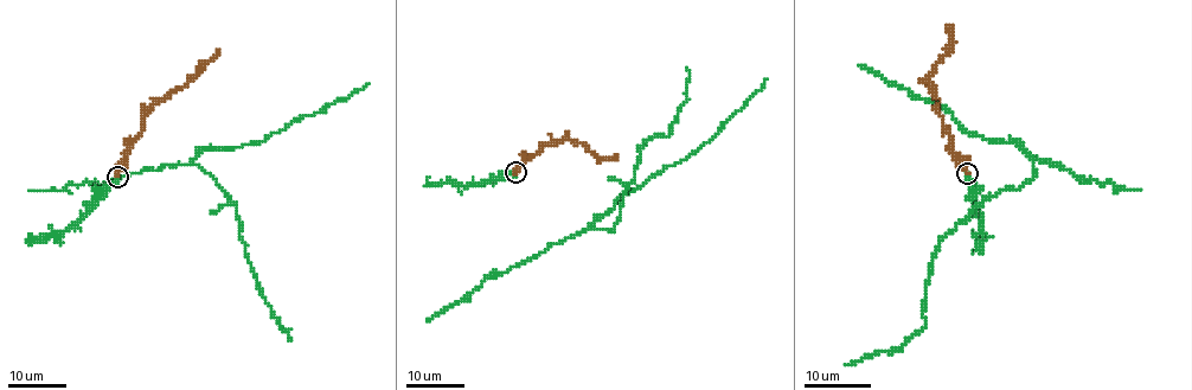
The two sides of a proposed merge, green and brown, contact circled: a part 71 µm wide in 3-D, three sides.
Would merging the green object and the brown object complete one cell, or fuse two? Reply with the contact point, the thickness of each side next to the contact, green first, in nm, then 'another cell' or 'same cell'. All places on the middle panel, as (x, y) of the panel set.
(516, 172) | 280/420 nm | same cell

